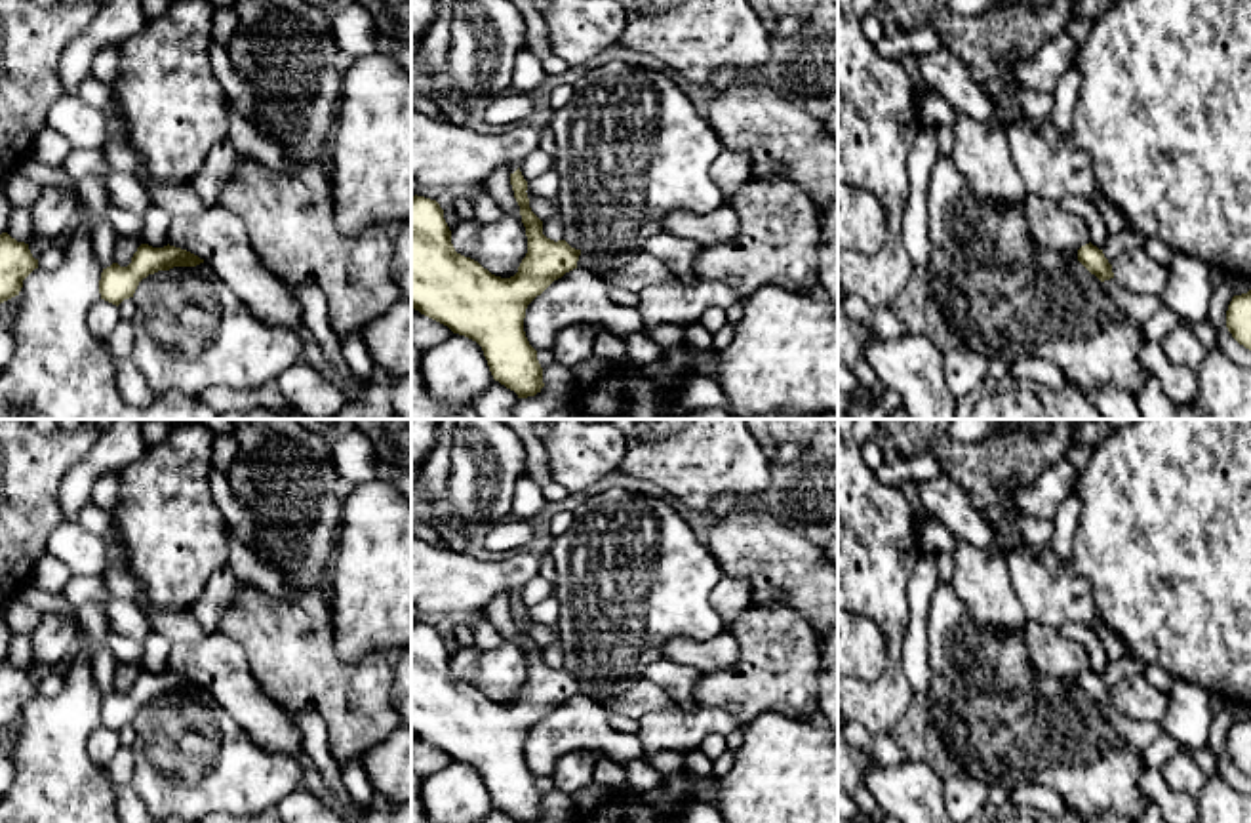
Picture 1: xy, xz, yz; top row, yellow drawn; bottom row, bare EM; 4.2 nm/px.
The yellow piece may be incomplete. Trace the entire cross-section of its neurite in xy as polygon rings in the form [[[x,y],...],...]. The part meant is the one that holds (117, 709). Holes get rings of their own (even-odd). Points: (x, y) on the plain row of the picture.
[[[141,671],[128,693],[112,690],[110,693],[103,695],[99,720],[101,726],[118,733],[124,726],[133,724],[139,709],[149,701],[169,697],[173,693],[196,693],[200,690],[204,690],[204,686],[198,682],[169,671],[164,674]]]

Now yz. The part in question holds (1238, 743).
[[[1251,716],[1232,724],[1226,737],[1226,754],[1240,772],[1251,777]]]

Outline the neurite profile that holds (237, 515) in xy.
[[[213,463],[209,467],[209,488],[215,505],[221,509],[227,524],[236,532],[238,539],[249,547],[253,539],[255,520],[251,512],[244,507],[244,503],[234,493],[228,478],[221,472]]]

